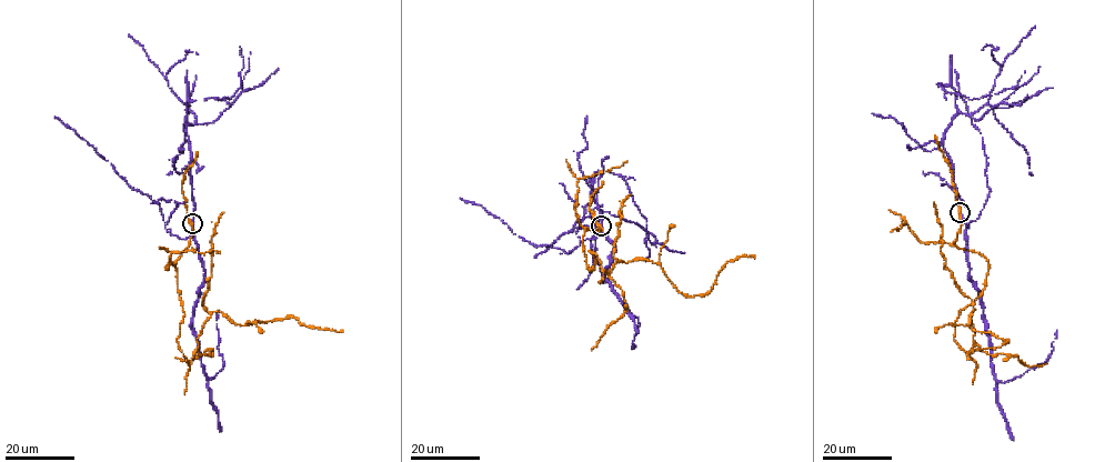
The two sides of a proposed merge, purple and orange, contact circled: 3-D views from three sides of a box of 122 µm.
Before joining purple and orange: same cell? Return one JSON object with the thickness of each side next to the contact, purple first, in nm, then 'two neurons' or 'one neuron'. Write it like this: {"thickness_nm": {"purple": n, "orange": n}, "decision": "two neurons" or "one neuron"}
{"thickness_nm": {"purple": 320, "orange": 340}, "decision": "two neurons"}

